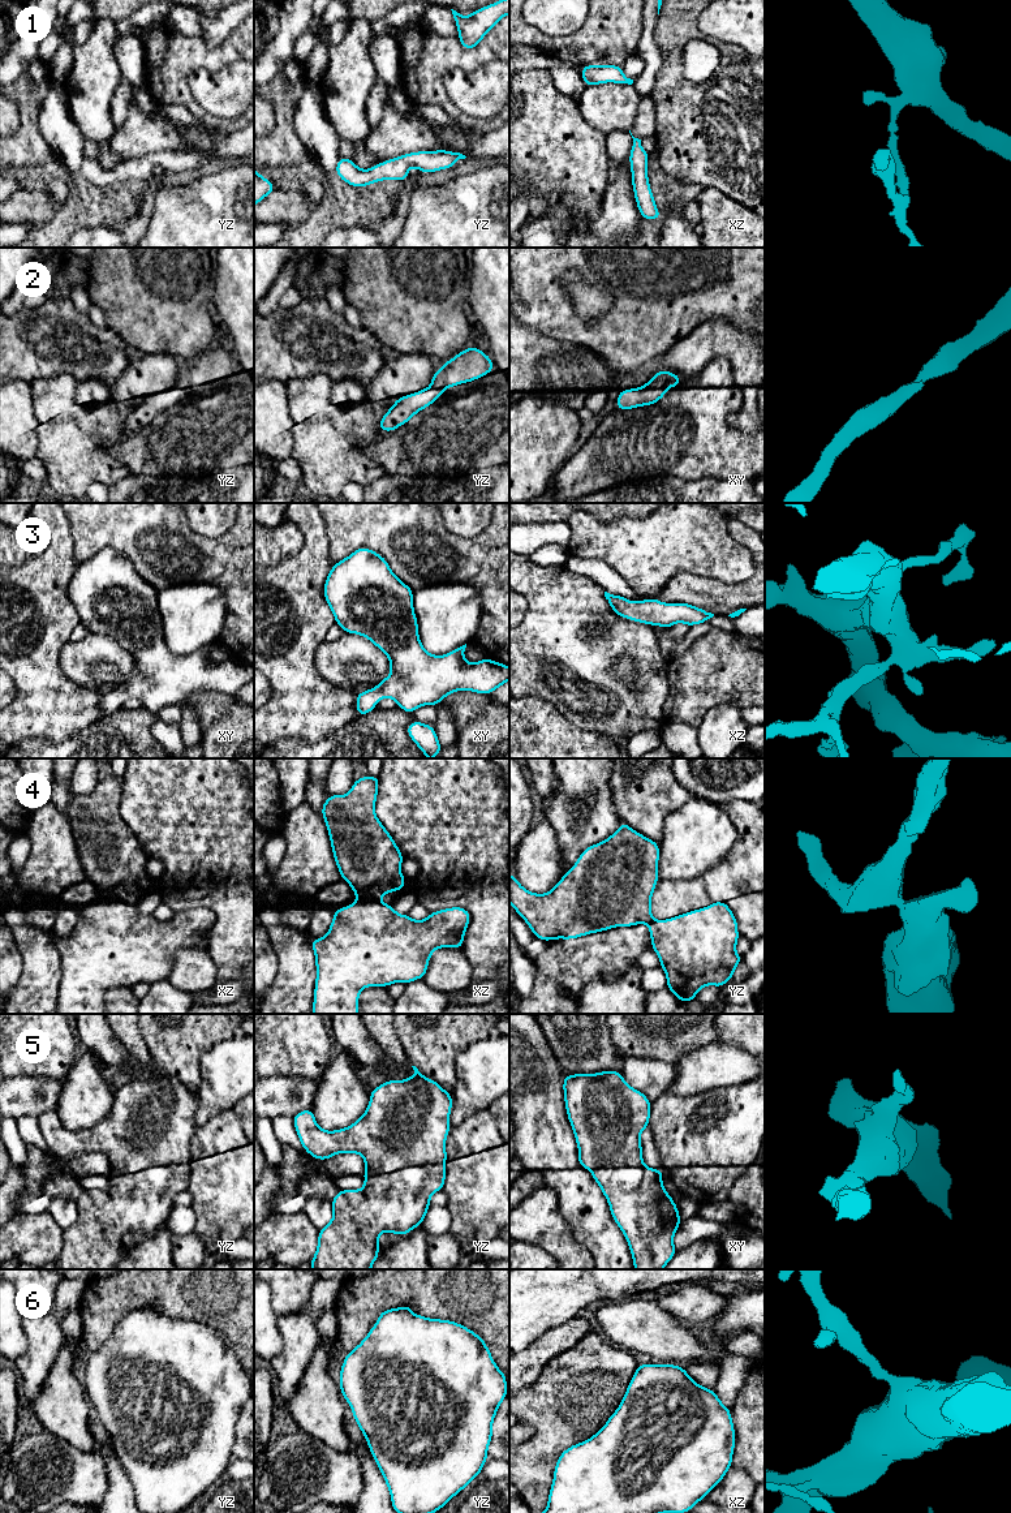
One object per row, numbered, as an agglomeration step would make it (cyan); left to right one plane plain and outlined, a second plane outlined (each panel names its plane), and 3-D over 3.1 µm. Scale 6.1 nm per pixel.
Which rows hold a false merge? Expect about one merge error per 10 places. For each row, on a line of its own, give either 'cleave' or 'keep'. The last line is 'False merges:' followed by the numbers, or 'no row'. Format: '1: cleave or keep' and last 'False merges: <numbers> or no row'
1: keep
2: keep
3: keep
4: cleave
5: keep
6: keep
False merges: 4

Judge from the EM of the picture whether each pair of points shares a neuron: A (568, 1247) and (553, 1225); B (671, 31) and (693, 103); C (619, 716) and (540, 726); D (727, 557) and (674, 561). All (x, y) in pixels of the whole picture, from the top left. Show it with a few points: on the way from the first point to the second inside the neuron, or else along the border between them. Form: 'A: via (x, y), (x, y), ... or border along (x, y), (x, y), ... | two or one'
A: via (563, 1242), (553, 1230) | one
B: via (672, 50), (672, 82), (675, 85) | one
C: border along (547, 701), (579, 727), (598, 733) | two
D: via (714, 557), (687, 557) | one

